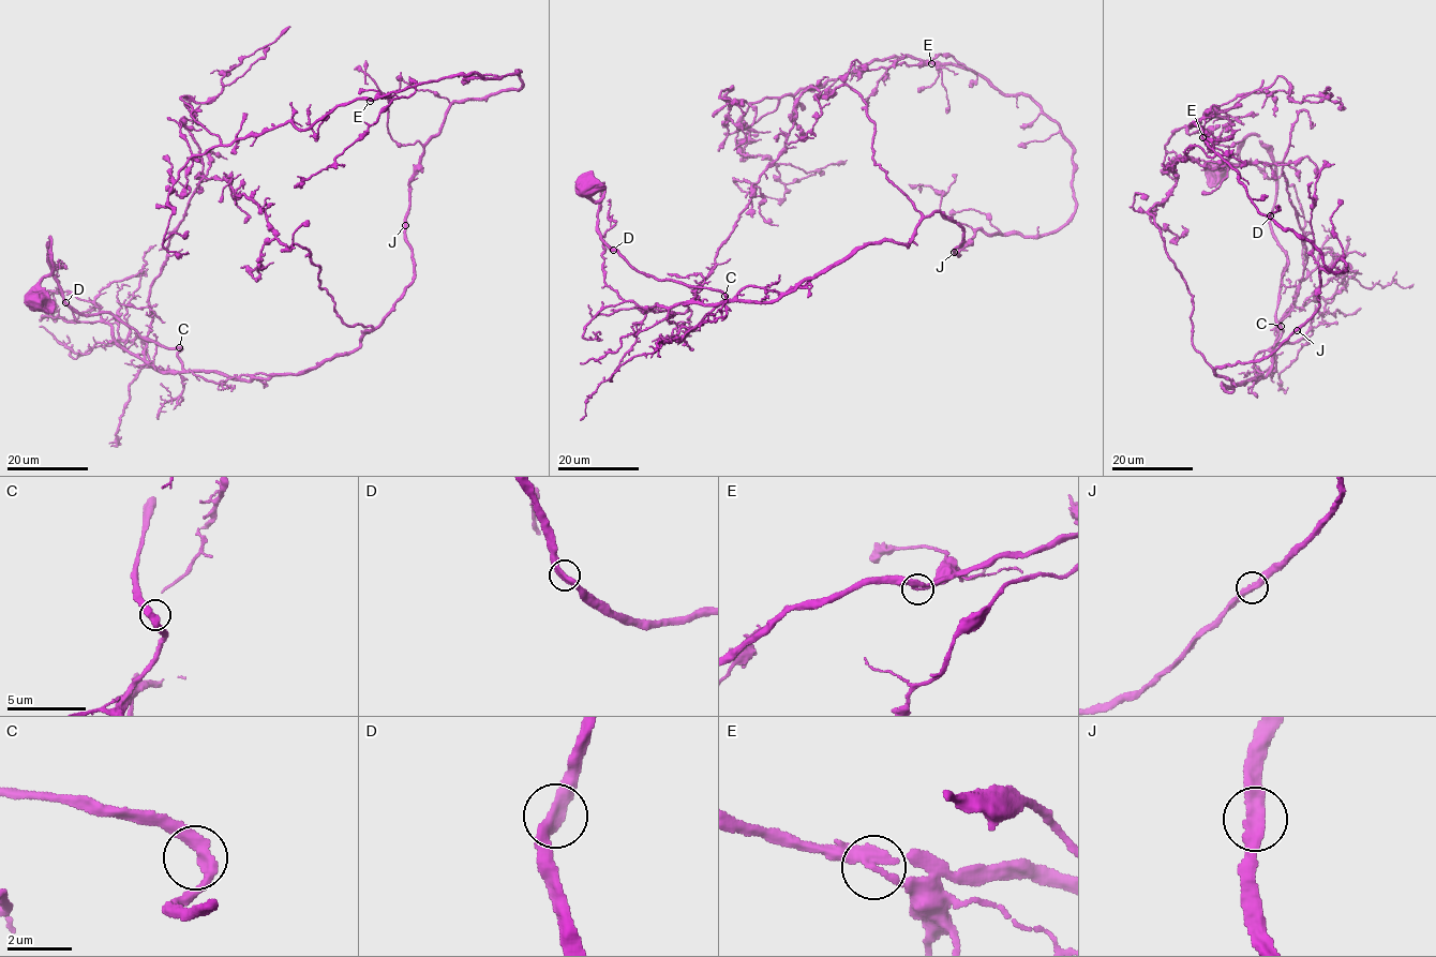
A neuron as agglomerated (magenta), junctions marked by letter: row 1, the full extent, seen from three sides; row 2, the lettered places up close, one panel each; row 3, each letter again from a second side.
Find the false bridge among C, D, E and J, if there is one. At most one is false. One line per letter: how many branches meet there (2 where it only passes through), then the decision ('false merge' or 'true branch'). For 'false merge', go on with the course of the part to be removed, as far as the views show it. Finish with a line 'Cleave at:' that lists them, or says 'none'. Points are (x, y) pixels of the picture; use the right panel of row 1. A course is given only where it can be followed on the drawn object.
C: 2 | true branch
D: 2 | true branch
E: 2 | true branch
J: 2 | true branch
Cleave at: none

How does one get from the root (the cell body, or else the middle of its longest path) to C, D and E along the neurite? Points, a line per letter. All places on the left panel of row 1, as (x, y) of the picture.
C: (36, 301), (39, 284), (53, 270), (50, 237), (49, 265), (71, 308), (113, 314), (141, 337), (179, 347)
D: (36, 301), (39, 284), (53, 270), (50, 237), (49, 265), (65, 303)
E: (36, 301), (50, 237), (68, 305), (187, 371), (356, 350), (414, 277), (422, 146), (522, 79), (371, 101)

